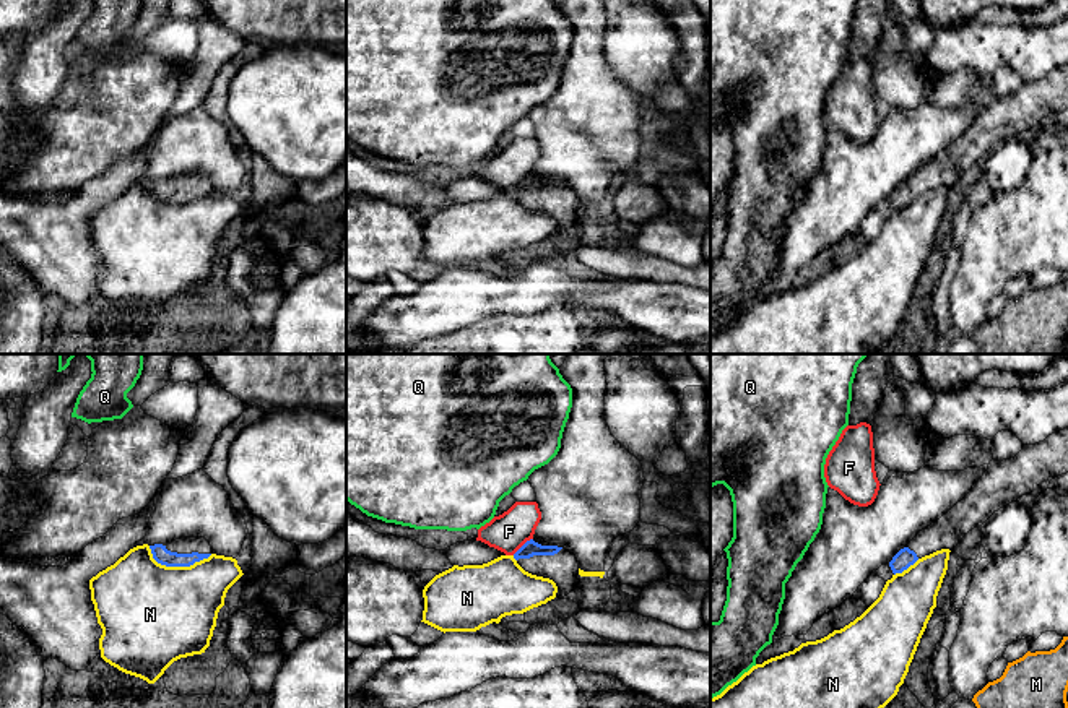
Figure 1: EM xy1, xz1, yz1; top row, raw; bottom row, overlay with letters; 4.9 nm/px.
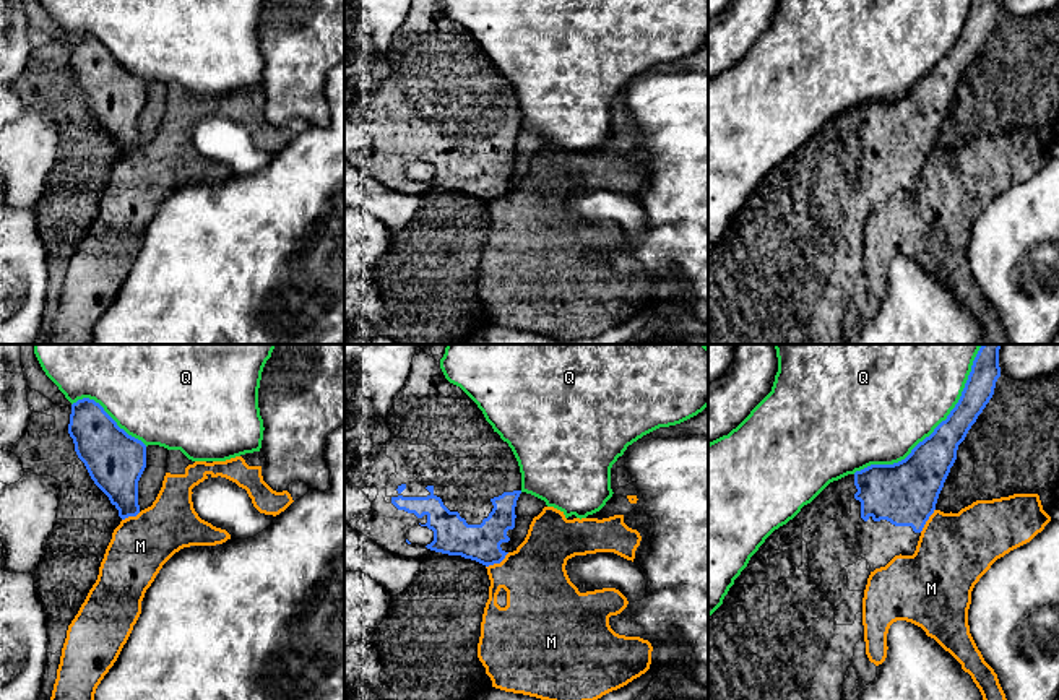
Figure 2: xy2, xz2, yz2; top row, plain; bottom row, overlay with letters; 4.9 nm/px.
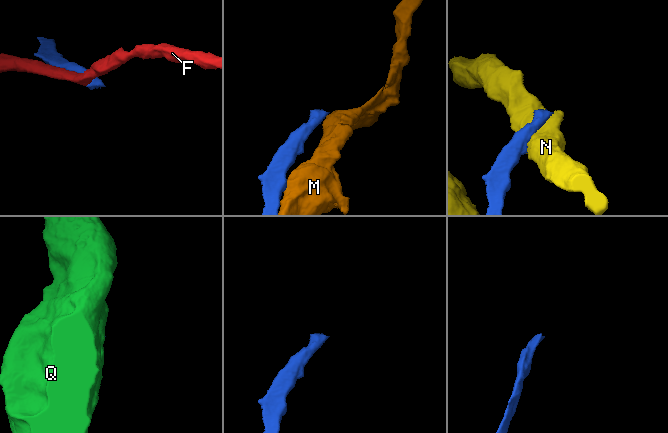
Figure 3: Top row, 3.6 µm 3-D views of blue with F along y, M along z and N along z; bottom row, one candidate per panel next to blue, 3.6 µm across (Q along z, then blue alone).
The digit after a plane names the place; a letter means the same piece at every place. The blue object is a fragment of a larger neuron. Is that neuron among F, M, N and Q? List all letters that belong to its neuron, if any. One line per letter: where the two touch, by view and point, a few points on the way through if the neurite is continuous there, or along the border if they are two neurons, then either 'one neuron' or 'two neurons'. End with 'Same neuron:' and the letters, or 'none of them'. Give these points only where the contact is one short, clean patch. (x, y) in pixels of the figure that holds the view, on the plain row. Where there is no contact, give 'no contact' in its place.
F: contact xz1 (524, 181); two neurons
M: contact xz2 (497, 198); border xz2 (509, 189), (499, 198), (486, 203); two neurons
N: contact xy1 (178, 202); two neurons
Q: contact yz2 (926, 73); two neurons
Same neuron: none of them

